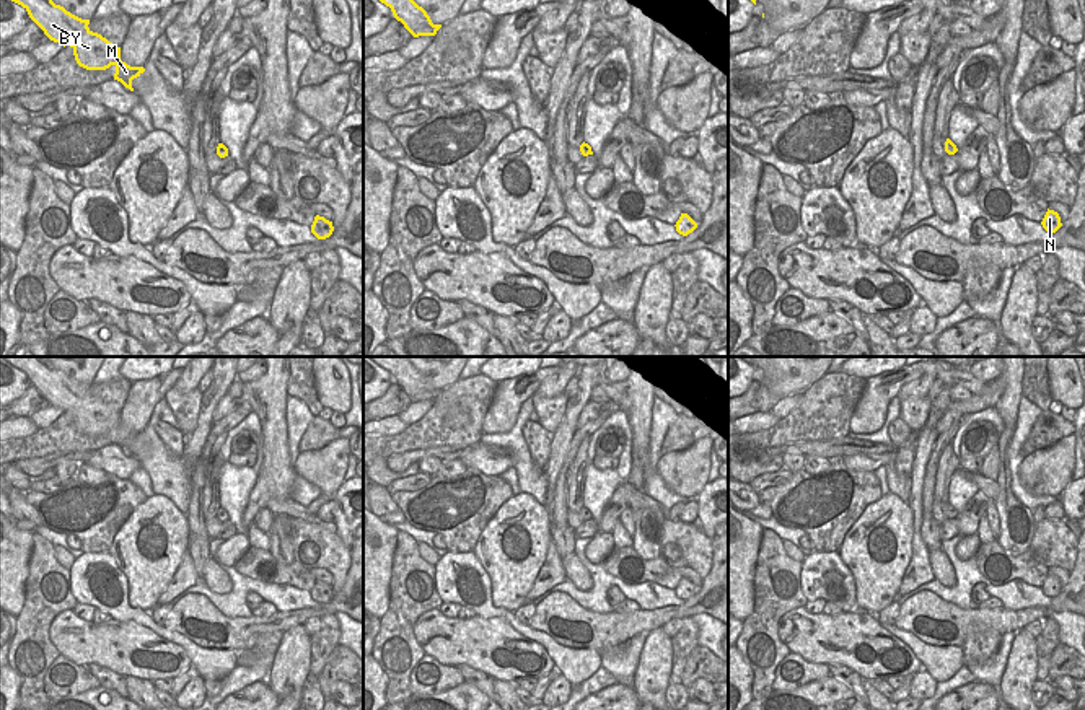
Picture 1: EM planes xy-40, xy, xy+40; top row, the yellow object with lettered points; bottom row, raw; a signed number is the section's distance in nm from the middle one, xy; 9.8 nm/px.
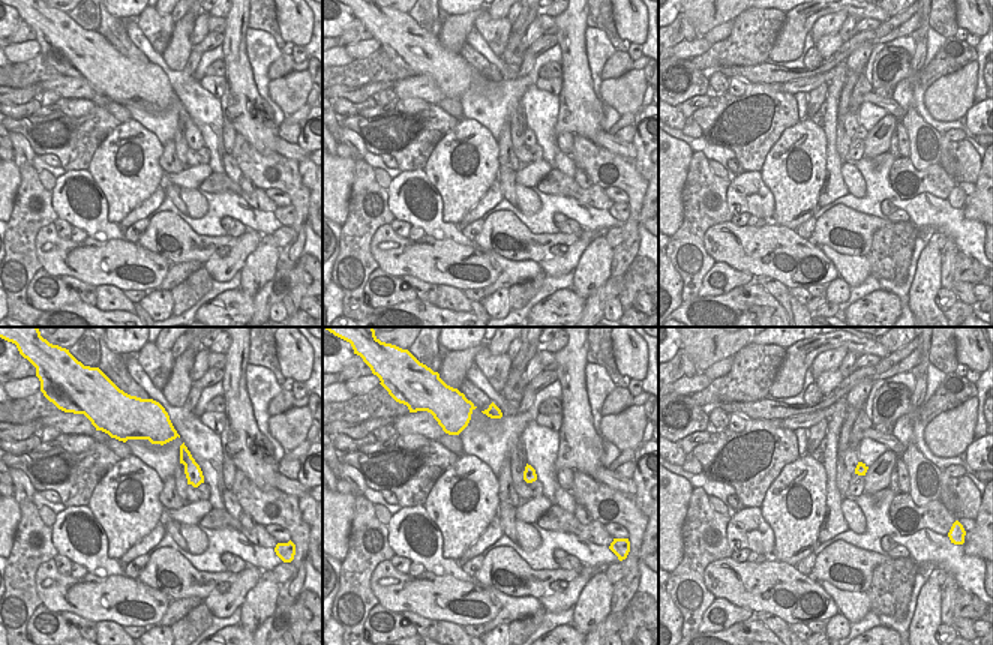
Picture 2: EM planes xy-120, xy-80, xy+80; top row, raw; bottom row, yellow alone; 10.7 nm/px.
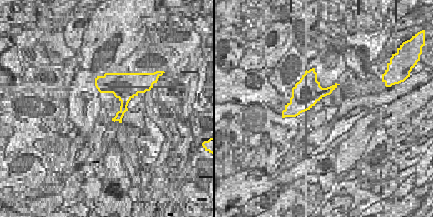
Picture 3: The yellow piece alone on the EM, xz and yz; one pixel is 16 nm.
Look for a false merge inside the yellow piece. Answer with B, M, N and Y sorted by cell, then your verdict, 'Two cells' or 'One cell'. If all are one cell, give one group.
Groups: B M N Y. One cell

